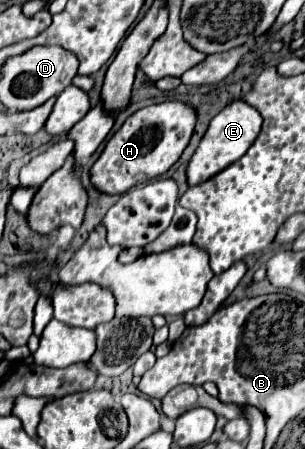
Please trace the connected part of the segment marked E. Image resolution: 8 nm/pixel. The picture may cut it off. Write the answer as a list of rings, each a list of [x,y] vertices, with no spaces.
[[[234,101],[230,105],[226,105],[212,121],[210,127],[206,131],[206,135],[202,137],[198,149],[194,151],[188,167],[186,167],[186,177],[188,177],[188,187],[200,185],[208,179],[212,179],[214,175],[218,175],[222,169],[226,169],[230,163],[238,161],[248,147],[254,143],[254,139],[260,133],[260,125],[262,125],[262,117],[260,113],[250,107],[248,103],[242,101]]]

